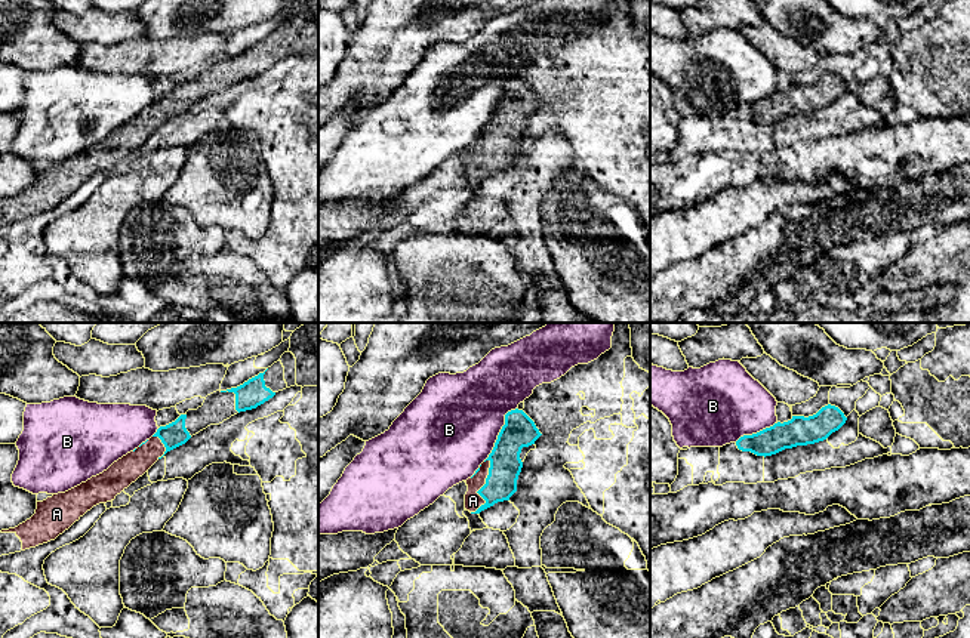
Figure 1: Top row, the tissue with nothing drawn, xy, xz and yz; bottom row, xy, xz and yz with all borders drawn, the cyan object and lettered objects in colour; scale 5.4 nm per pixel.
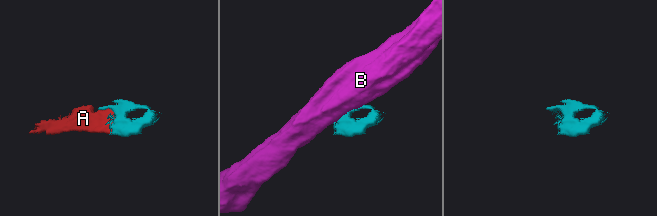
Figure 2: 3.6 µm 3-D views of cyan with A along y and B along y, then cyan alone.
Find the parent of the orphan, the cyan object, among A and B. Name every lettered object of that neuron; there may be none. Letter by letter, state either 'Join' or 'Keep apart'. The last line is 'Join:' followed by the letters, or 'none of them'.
A: Join
B: Keep apart
Join: A

